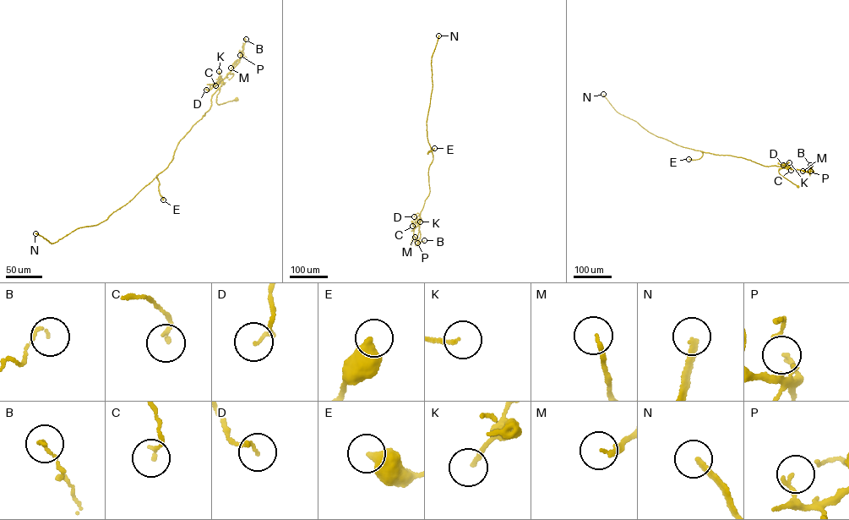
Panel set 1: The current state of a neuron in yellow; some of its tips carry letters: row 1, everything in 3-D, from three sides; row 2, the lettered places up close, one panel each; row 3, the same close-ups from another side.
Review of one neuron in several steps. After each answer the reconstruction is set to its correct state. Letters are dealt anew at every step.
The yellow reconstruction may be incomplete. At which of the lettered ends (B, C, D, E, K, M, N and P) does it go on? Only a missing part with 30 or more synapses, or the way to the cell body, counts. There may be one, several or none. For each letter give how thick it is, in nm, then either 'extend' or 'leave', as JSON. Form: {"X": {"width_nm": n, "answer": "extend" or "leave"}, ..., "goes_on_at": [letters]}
{"B": {"width_nm": 90, "answer": "leave"}, "C": {"width_nm": 140, "answer": "leave"}, "D": {"width_nm": 110, "answer": "leave"}, "E": {"width_nm": 480, "answer": "leave"}, "K": {"width_nm": 140, "answer": "leave"}, "M": {"width_nm": 170, "answer": "leave"}, "N": {"width_nm": 220, "answer": "extend"}, "P": {"width_nm": 110, "answer": "leave"}, "goes_on_at": ["N"]}

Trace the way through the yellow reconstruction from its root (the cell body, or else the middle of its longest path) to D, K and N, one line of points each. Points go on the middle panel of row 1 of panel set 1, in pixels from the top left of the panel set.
D: (411, 243), (419, 218), (420, 222), (419, 213), (414, 216)
K: (411, 243), (419, 218), (420, 221)
N: (411, 243), (430, 191), (428, 172), (432, 156), (427, 121), (432, 85), (431, 57), (438, 35)

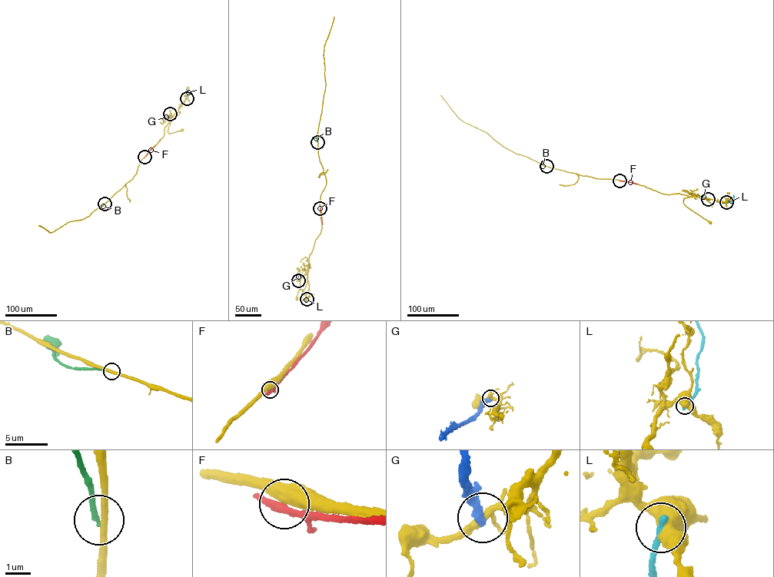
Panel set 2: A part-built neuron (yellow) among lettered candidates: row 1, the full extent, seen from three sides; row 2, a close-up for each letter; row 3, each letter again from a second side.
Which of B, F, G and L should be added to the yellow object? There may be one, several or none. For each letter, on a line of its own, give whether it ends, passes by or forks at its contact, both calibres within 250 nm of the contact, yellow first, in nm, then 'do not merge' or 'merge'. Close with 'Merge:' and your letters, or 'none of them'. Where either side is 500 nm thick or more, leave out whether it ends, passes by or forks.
B: it ends | 260/200 nm | do not merge
F: 500/280 nm | do not merge
G: it ends | 280/360 nm | do not merge
L: 550/280 nm | do not merge
Merge: none of them

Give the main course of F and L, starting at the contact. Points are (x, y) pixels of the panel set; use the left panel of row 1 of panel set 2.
F: (144, 157), (155, 145)
L: (187, 98), (187, 87)

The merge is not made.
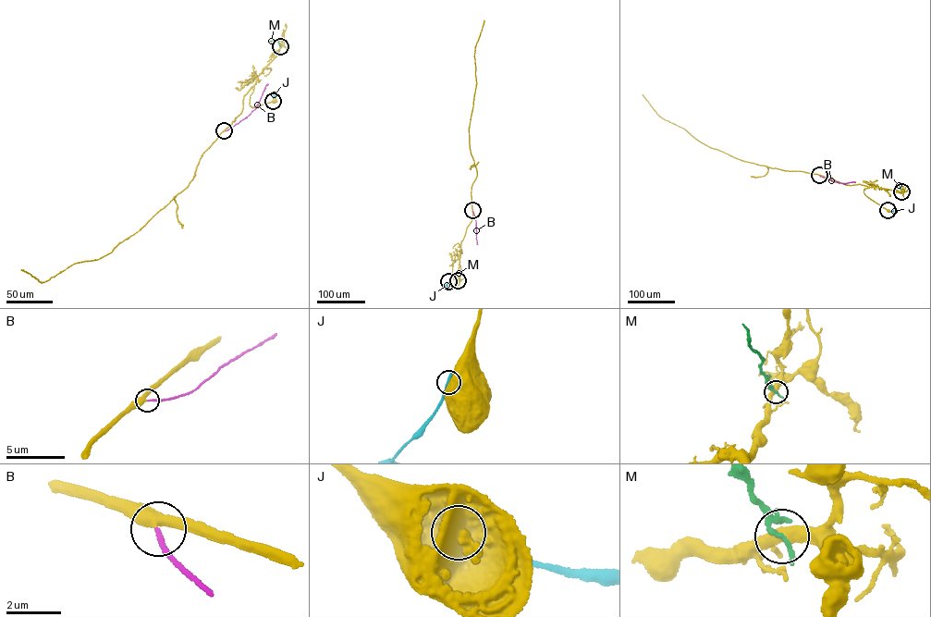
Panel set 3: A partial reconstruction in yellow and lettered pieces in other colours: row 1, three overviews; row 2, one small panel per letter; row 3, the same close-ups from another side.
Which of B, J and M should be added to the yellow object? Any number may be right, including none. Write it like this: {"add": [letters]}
{"add": ["B"]}

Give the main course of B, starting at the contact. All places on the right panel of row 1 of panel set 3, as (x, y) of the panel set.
B: (819, 175), (839, 183), (855, 182)

